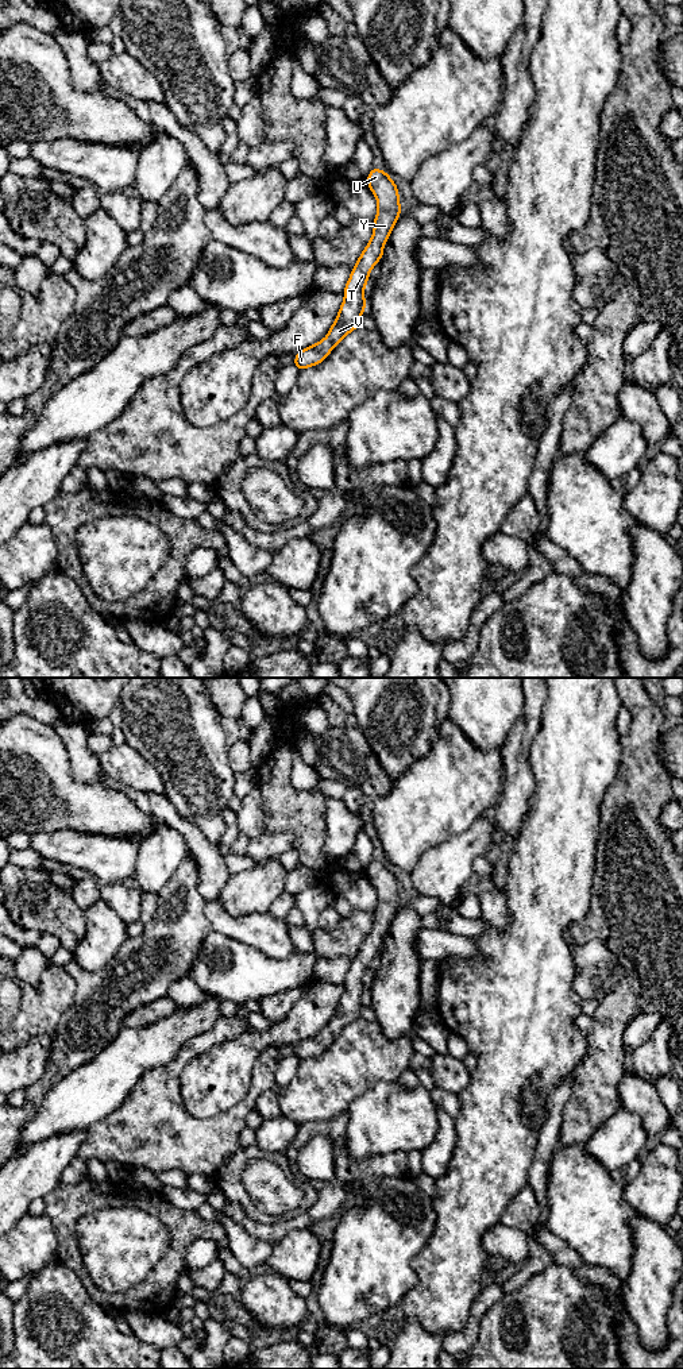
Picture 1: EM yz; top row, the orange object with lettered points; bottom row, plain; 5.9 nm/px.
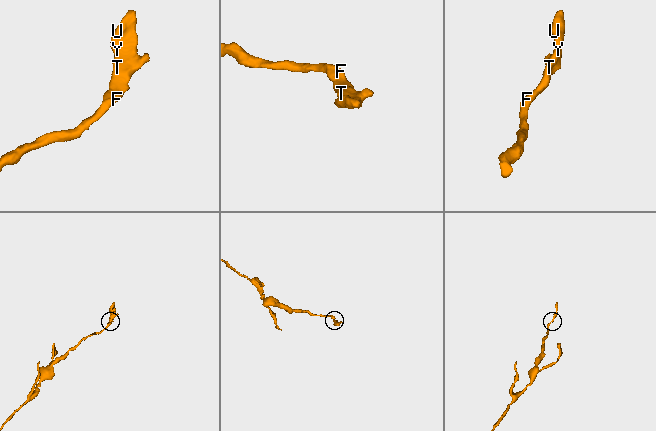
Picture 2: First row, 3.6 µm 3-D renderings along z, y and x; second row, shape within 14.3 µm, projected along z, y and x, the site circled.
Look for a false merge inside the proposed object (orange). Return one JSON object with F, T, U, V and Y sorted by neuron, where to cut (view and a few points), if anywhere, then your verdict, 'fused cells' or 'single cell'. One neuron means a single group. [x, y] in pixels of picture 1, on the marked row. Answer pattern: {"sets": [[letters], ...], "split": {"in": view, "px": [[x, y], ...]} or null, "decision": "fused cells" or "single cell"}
{"sets": [["F", "T", "U", "V", "Y"]], "split": null, "decision": "single cell"}

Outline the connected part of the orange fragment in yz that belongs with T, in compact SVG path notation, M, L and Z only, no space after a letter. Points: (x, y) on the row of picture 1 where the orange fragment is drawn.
M371 167L367 185L378 201L373 238L360 254L358 263L351 270L350 279L343 292L346 300L327 338L296 354L294 366L298 370L321 363L346 335L360 325L360 316L366 308L363 289L368 281L368 274L374 265L382 259L383 244L390 236L402 211L398 201L398 189L395 182L390 180L389 173Z

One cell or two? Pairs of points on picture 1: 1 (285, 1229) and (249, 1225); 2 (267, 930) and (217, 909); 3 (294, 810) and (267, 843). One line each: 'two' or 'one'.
1: one
2: one
3: two

